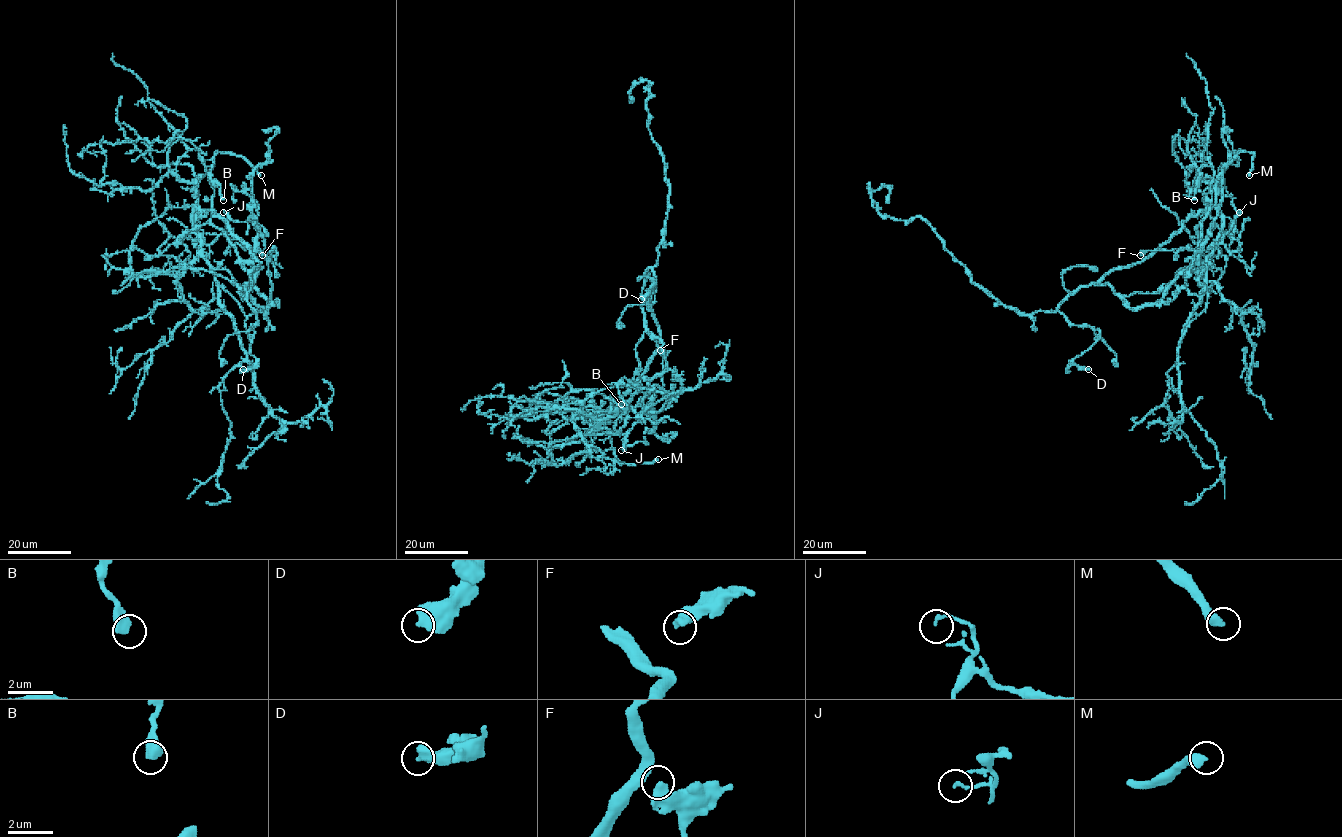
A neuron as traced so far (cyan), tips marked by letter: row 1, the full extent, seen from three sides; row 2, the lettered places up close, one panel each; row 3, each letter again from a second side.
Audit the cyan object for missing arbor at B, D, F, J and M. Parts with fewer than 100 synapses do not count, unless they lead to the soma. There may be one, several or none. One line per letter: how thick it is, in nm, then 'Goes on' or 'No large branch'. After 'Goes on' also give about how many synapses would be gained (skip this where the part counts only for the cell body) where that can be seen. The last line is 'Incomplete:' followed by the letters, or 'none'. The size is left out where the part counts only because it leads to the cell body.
B: Thickness 500 nm. No large branch
D: Thickness 650 nm. No large branch
F: Thickness 460 nm. No large branch
J: Thickness 130 nm. No large branch
M: Thickness 440 nm. Goes on
Incomplete: M

